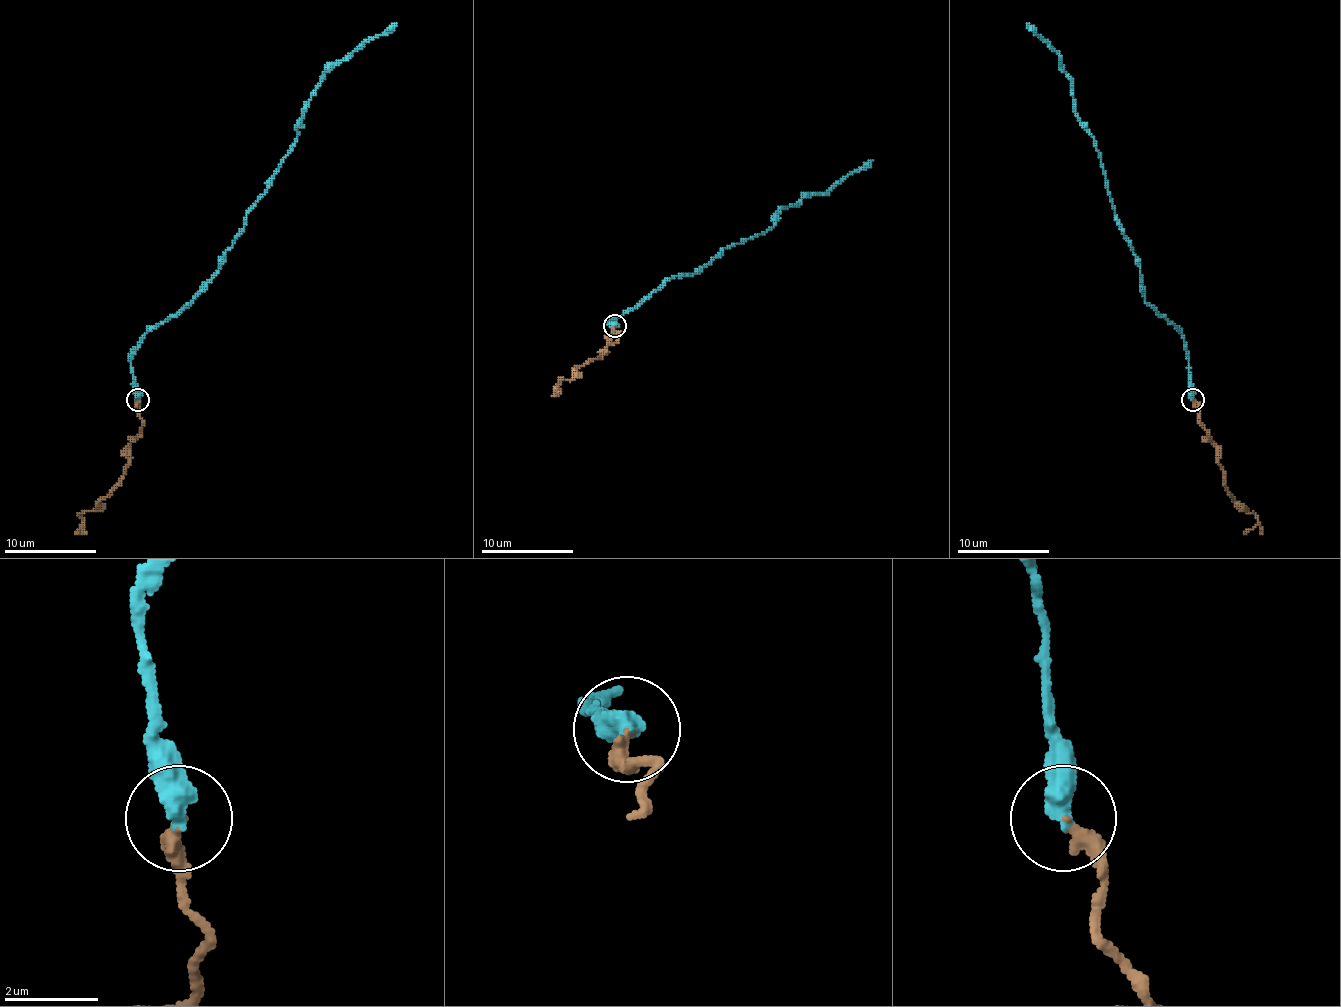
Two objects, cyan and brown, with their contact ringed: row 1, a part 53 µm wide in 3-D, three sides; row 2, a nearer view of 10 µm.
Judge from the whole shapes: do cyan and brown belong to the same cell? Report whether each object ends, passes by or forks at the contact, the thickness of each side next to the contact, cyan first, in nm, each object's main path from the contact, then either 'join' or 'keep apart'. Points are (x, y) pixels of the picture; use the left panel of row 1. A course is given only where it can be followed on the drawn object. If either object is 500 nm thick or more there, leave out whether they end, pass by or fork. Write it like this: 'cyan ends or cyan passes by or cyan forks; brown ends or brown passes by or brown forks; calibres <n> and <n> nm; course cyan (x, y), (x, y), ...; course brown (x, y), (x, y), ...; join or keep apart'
calibres 500 and 300 nm; course cyan (137, 400), (130, 356), (137, 342), (211, 277), (244, 226), (248, 208), (295, 141), (320, 79), (396, 23); course brown (137, 400), (142, 430), (130, 444), (130, 462), (123, 472), (123, 478), (91, 511), (80, 515), (86, 534); join

